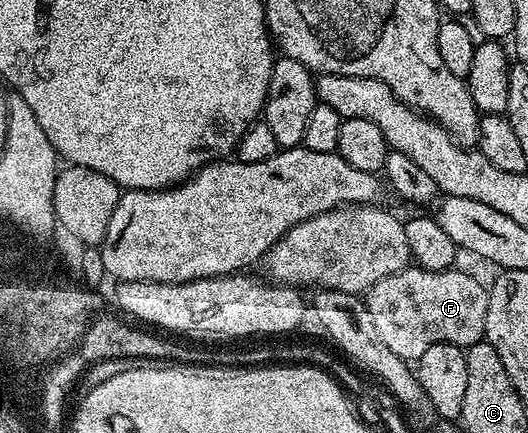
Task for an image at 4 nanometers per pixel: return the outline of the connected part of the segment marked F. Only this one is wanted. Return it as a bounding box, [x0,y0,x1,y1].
[364,265,490,361]

